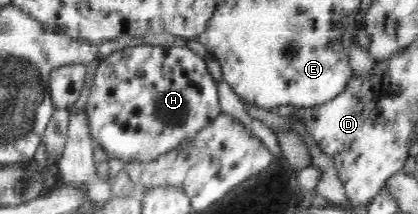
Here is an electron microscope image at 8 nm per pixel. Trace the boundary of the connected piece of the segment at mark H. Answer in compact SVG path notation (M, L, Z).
M134 45L100 58L87 97L85 114L96 146L110 157L127 163L153 162L186 143L222 112L216 81L209 73L202 52L187 46Z

